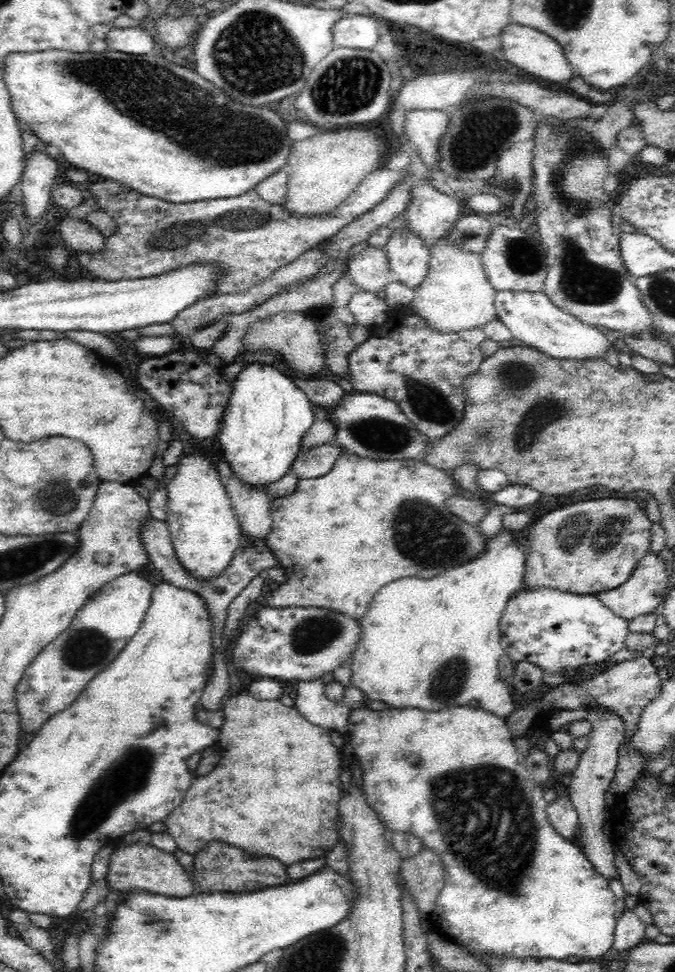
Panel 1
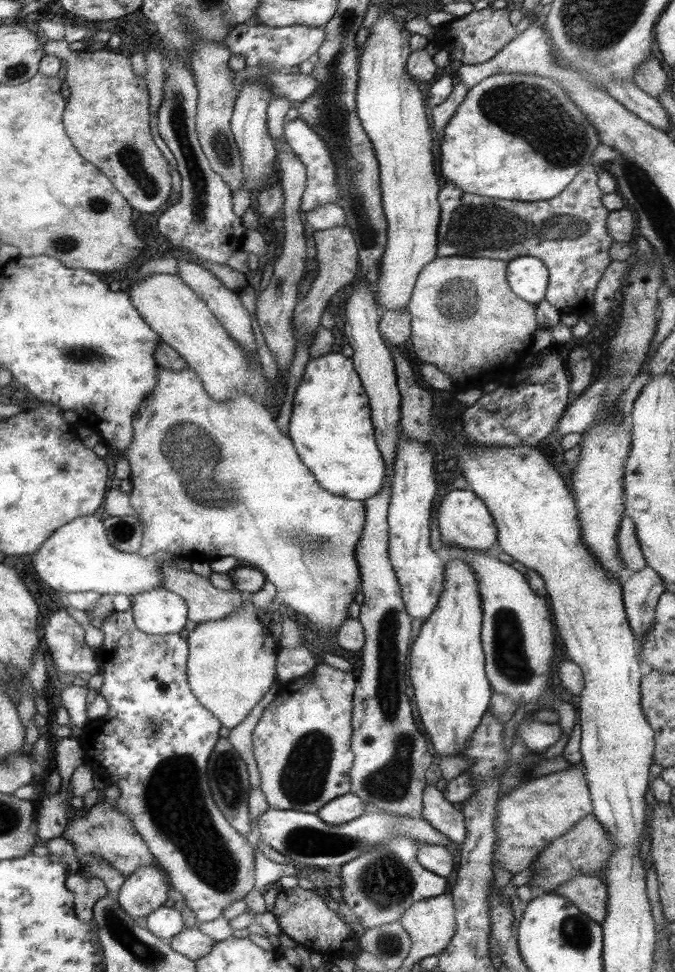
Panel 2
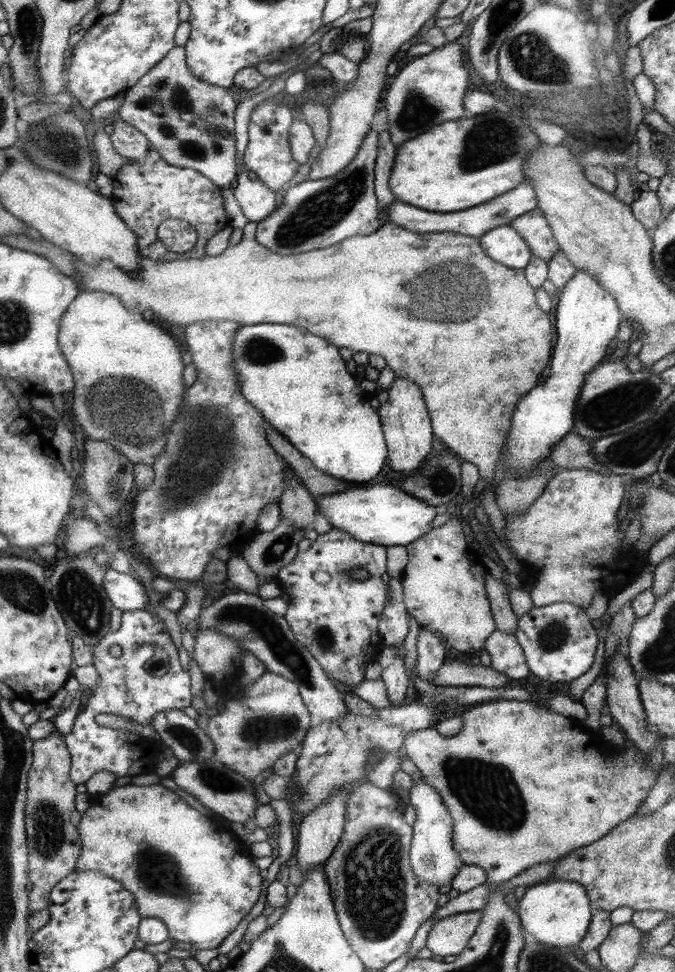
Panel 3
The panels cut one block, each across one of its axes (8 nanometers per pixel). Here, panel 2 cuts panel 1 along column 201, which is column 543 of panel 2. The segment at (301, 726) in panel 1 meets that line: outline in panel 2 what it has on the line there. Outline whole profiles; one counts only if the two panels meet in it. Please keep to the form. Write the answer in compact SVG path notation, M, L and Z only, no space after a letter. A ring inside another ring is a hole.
M570 764L567 768L543 775L538 779L529 779L503 794L496 802L497 813L494 819L494 833L497 835L493 844L492 863L508 870L512 875L531 866L539 850L560 835L565 835L580 818L591 814L591 796L587 788L587 780L583 764Z

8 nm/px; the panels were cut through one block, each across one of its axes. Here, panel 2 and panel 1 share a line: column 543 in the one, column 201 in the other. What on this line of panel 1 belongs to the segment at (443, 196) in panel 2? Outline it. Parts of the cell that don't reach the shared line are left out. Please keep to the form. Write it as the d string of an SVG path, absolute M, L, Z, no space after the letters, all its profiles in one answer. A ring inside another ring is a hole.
M388 163L381 164L367 174L359 182L356 190L334 211L312 219L288 217L288 213L282 211L282 206L261 199L253 188L249 188L245 193L235 197L211 198L176 204L160 199L160 197L142 194L120 182L107 180L105 183L92 183L88 189L98 199L98 210L104 210L109 216L112 216L117 222L117 229L114 234L104 237L104 244L95 253L78 252L78 264L82 268L86 268L93 279L106 282L156 278L156 276L172 272L176 268L186 268L186 266L194 266L194 264L196 266L209 264L209 266L217 268L217 275L215 285L209 290L207 298L224 296L224 294L246 294L248 290L252 290L254 286L258 286L260 282L264 282L268 276L274 274L278 268L298 260L298 257L319 240L326 240L329 236L336 234L336 231L345 224L371 212L392 192L392 188L396 188L400 182L409 179L414 179L409 165L398 169L390 168Z

